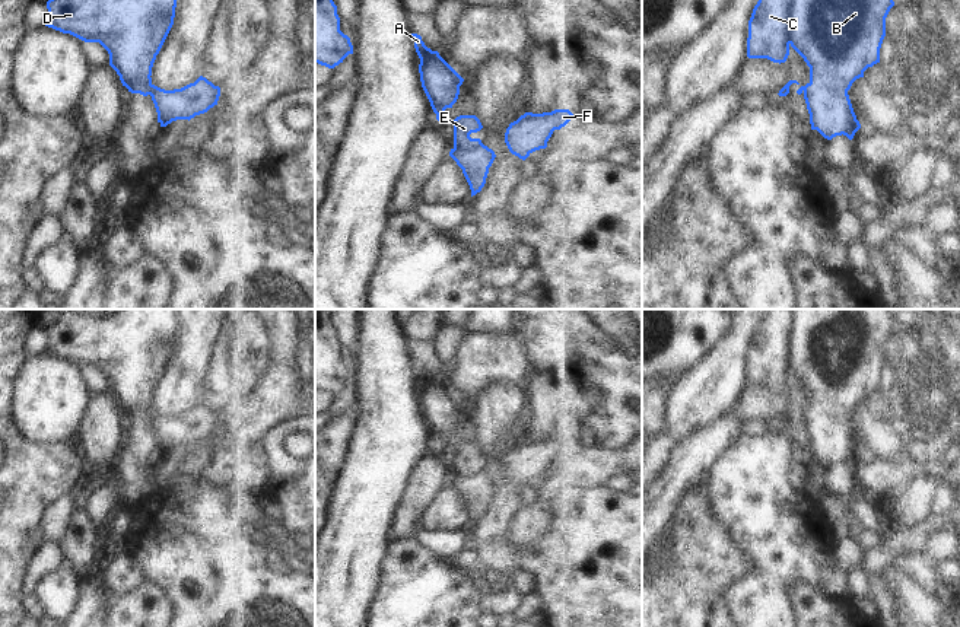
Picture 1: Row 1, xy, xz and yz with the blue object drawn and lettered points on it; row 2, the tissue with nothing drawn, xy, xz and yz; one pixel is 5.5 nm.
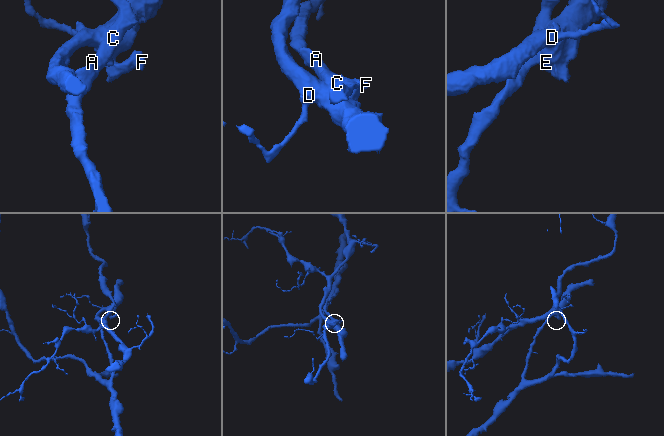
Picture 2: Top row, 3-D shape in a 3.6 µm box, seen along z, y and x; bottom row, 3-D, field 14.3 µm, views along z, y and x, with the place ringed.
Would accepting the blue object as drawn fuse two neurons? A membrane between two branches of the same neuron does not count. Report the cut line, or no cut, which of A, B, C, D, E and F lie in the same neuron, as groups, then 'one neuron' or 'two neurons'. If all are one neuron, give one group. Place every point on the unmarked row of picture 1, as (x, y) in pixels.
yz (794, 309), (788, 369) | A C E / B D F | two neurons

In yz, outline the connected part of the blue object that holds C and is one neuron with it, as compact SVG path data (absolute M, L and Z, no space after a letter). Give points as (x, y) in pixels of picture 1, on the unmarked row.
M766 309L748 347L747 383L785 389L794 309Z

